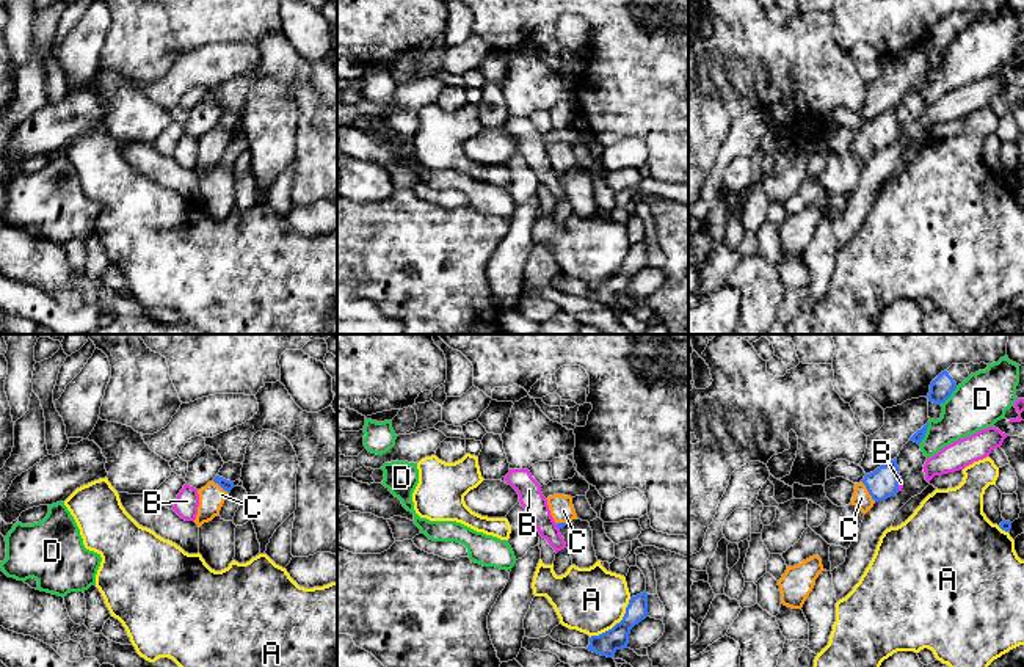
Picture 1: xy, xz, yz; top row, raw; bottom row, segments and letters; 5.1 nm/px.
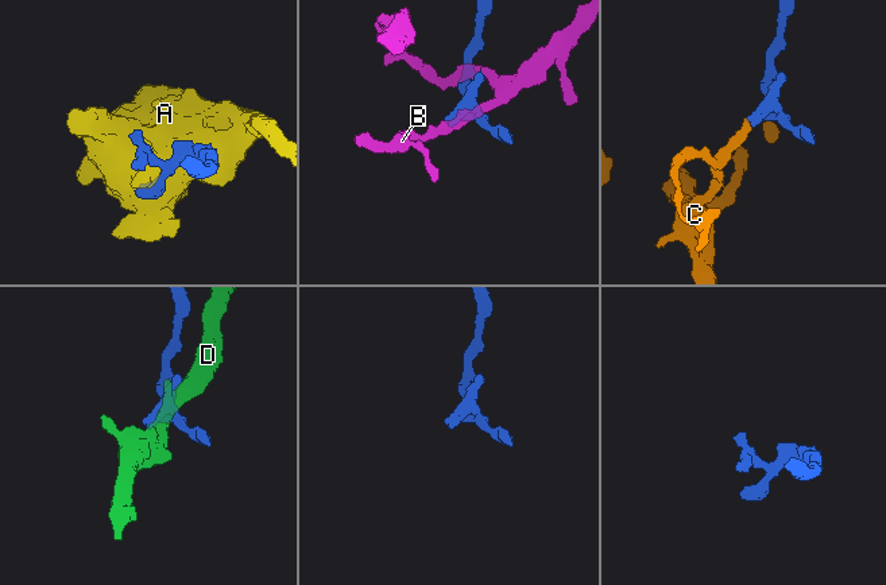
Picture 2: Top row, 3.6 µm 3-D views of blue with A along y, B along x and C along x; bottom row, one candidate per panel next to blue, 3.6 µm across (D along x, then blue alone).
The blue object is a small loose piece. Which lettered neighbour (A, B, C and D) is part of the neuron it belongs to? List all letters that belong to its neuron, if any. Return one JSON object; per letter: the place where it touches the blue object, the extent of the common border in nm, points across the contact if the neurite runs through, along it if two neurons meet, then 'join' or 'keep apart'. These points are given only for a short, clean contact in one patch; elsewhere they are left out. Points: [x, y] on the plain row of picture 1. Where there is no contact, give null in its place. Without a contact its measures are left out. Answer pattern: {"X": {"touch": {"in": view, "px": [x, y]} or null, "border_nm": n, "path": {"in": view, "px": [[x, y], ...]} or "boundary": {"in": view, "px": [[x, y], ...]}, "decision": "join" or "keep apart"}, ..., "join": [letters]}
{"A": {"touch": {"in": "xz", "px": [617, 272]}, "border_nm": 300, "decision": "keep apart"}, "B": {"touch": {"in": "yz", "px": [897, 134]}, "border_nm": 80, "decision": "keep apart"}, "C": {"touch": {"in": "yz", "px": [867, 138]}, "border_nm": 130, "path": {"in": "yz", "px": [[883, 131], [867, 138], [861, 146]]}, "decision": "join"}, "D": {"touch": {"in": "yz", "px": [925, 80]}, "border_nm": 130, "boundary": {"in": "yz", "px": [[929, 71], [919, 93]]}, "decision": "keep apart"}, "join": ["C"]}

